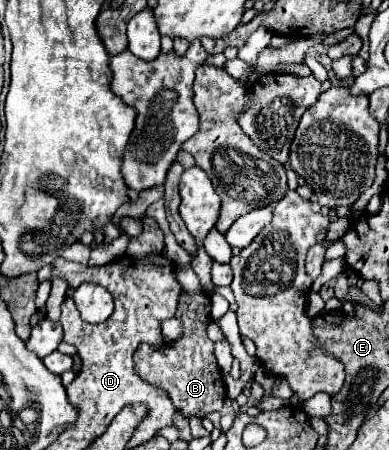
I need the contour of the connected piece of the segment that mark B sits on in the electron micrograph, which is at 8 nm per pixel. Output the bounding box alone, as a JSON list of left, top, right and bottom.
[135,291,225,419]

